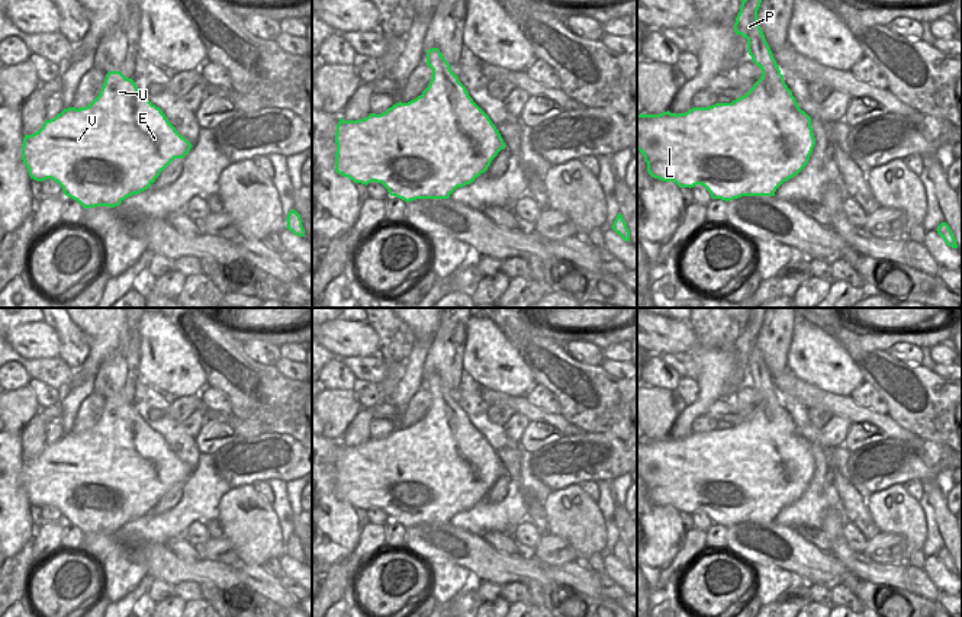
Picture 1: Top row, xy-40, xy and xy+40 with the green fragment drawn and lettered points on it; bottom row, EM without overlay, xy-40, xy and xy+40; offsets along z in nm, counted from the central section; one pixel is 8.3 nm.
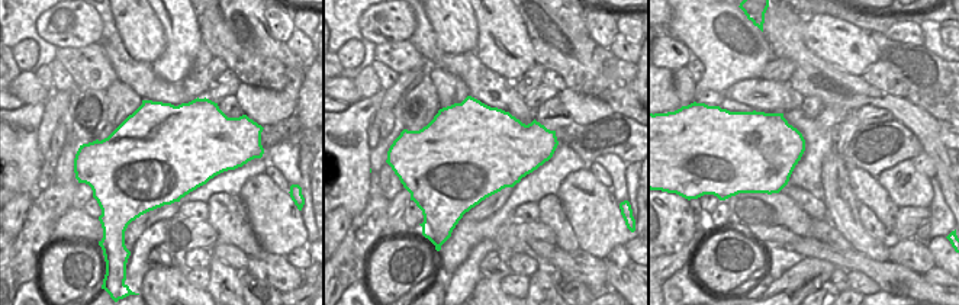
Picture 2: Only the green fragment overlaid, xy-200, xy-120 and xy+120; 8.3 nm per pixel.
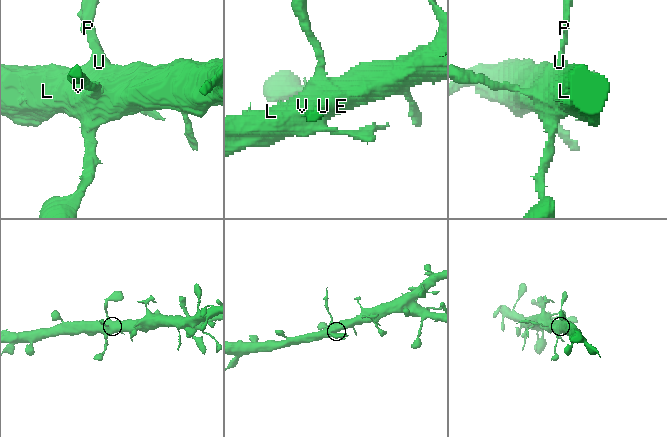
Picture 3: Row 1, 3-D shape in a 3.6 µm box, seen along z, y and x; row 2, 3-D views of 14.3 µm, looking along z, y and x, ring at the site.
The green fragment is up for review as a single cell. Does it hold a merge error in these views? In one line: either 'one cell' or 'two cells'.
one cell

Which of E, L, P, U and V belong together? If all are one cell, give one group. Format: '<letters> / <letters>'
E L P U V

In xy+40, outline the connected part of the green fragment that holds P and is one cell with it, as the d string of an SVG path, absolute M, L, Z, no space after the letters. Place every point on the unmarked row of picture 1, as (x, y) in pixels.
M752 308L747 322L741 325L736 343L734 357L747 364L747 377L752 386L762 395L760 404L741 422L731 428L715 428L708 433L692 433L685 438L663 437L659 440L637 440L637 475L647 488L651 502L662 507L673 507L679 512L704 511L712 524L733 526L741 521L775 521L776 514L797 501L808 488L815 463L811 443L799 434L792 417L784 406L784 401L772 380L765 360L757 348L757 335L763 325L765 308Z

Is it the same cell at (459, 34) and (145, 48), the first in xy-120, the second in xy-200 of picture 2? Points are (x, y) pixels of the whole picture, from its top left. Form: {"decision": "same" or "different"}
{"decision": "same"}

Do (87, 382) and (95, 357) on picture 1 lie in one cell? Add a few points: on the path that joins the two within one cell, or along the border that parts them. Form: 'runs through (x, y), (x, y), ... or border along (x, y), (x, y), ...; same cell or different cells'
runs through (87, 376), (92, 363); same cell

